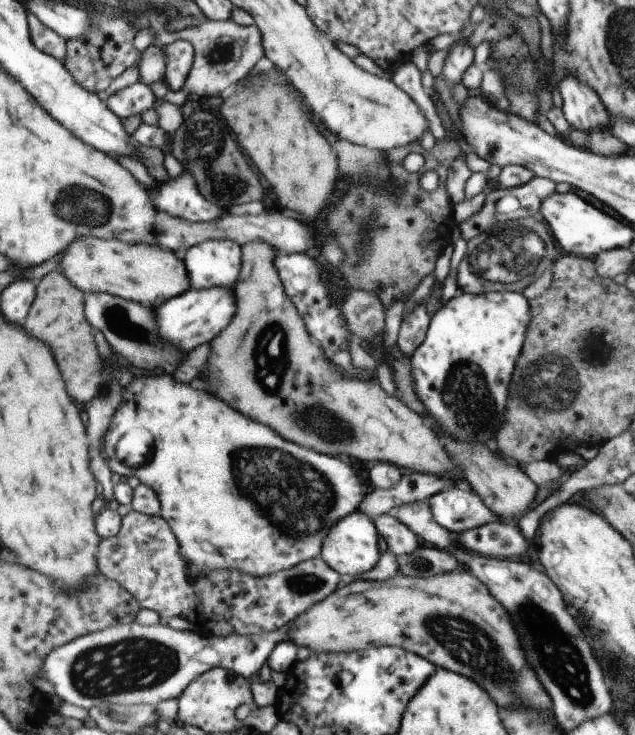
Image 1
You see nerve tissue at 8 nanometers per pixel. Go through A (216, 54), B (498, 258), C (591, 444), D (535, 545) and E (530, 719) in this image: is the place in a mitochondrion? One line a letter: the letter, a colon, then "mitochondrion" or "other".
A: mitochondrion
B: mitochondrion
C: other
D: other
E: mitochondrion

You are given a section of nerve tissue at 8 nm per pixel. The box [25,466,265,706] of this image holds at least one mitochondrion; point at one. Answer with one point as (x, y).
(130, 664)

